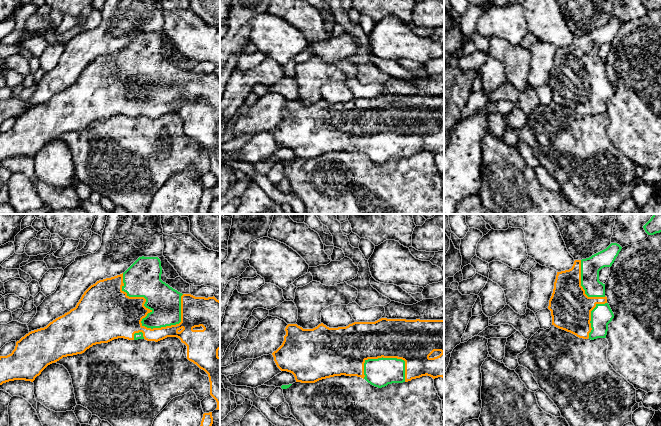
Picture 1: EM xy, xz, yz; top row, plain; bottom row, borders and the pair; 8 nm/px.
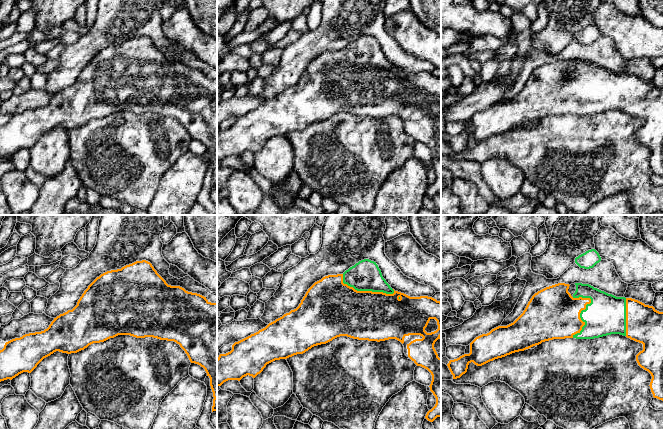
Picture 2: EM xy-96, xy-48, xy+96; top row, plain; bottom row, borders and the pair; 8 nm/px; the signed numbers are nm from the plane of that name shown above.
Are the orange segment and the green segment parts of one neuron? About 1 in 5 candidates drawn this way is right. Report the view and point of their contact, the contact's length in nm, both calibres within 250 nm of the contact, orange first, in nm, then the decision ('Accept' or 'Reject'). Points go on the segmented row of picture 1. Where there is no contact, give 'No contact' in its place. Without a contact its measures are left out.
Touches orange at xy (150, 311). Shared border 600 nm. Thickness 340 nm (orange) against 260 nm. Accept

